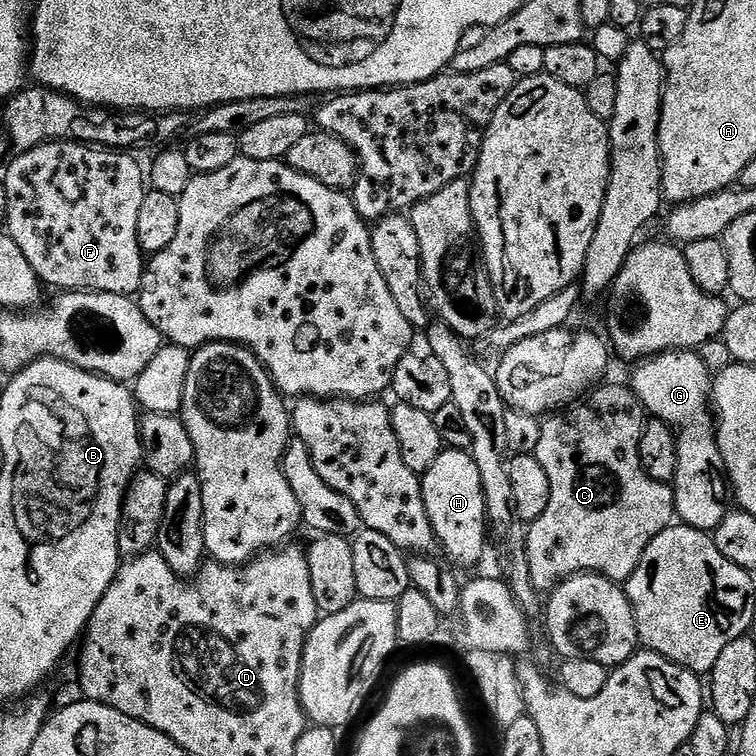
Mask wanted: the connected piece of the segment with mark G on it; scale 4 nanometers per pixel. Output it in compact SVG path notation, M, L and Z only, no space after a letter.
M673 350L635 365L630 387L649 417L668 424L676 434L678 470L674 481L676 516L690 528L711 533L730 511L730 481L716 441L712 402L713 373L696 350Z

